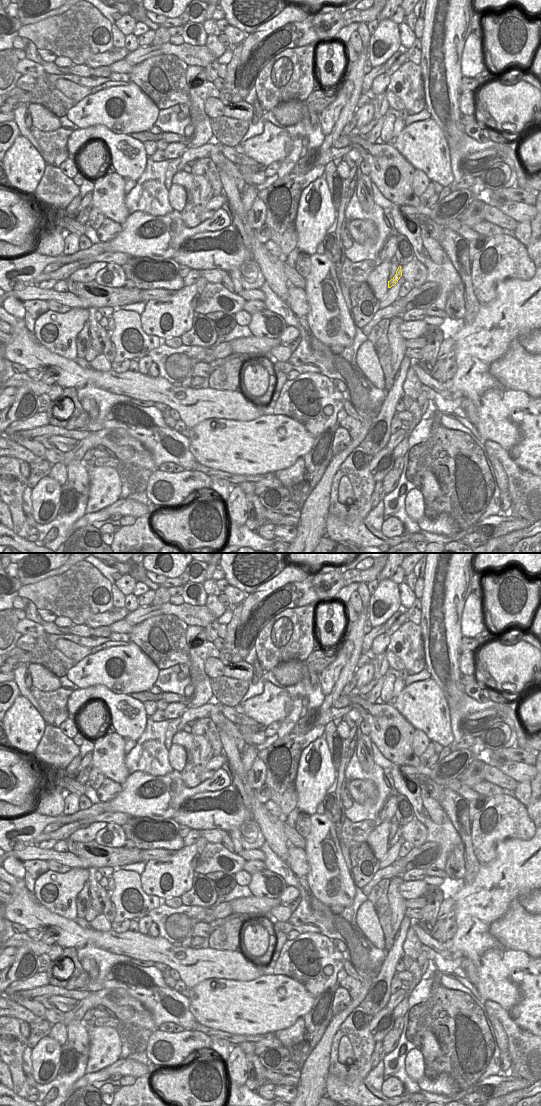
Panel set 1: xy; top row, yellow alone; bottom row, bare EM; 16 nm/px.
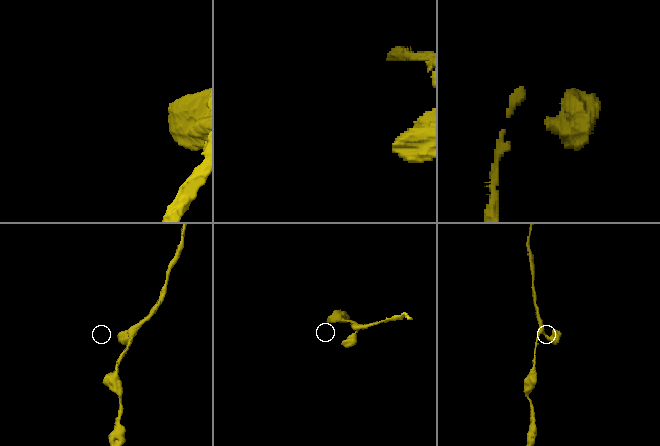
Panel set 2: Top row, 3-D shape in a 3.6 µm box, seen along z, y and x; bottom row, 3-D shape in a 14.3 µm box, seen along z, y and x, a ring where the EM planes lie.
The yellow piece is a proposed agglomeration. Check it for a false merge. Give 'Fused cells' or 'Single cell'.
Single cell.

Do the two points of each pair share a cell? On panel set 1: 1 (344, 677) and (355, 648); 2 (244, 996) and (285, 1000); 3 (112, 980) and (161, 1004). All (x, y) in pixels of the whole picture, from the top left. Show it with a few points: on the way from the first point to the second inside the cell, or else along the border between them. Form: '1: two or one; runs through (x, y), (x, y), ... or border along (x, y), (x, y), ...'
1: one; runs through (349, 670), (353, 655)
2: one; runs through (254, 1001), (275, 1001)
3: one; runs through (124, 980), (149, 992)

